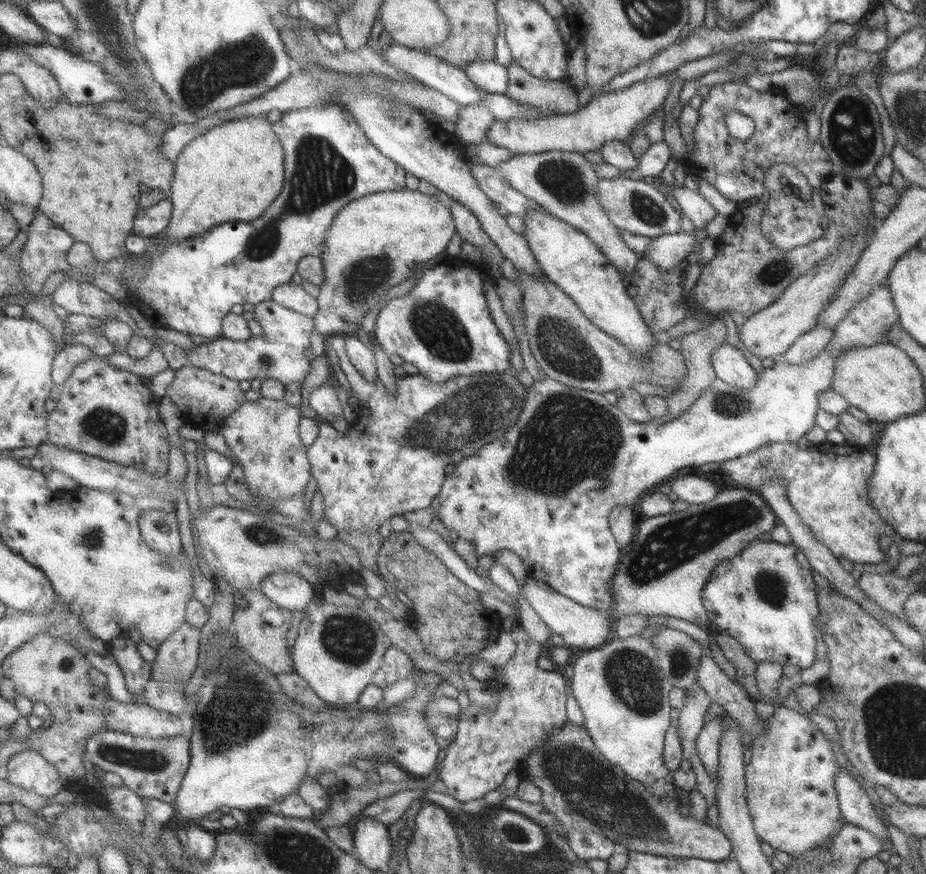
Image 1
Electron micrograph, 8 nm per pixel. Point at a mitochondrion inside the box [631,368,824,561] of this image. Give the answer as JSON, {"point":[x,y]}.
{"point":[731,404]}

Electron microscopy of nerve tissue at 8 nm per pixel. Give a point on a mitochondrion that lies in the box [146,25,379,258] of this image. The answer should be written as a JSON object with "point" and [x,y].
{"point":[246,64]}

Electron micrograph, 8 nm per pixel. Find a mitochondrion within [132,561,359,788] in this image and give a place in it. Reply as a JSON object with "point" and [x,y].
{"point":[221,730]}

